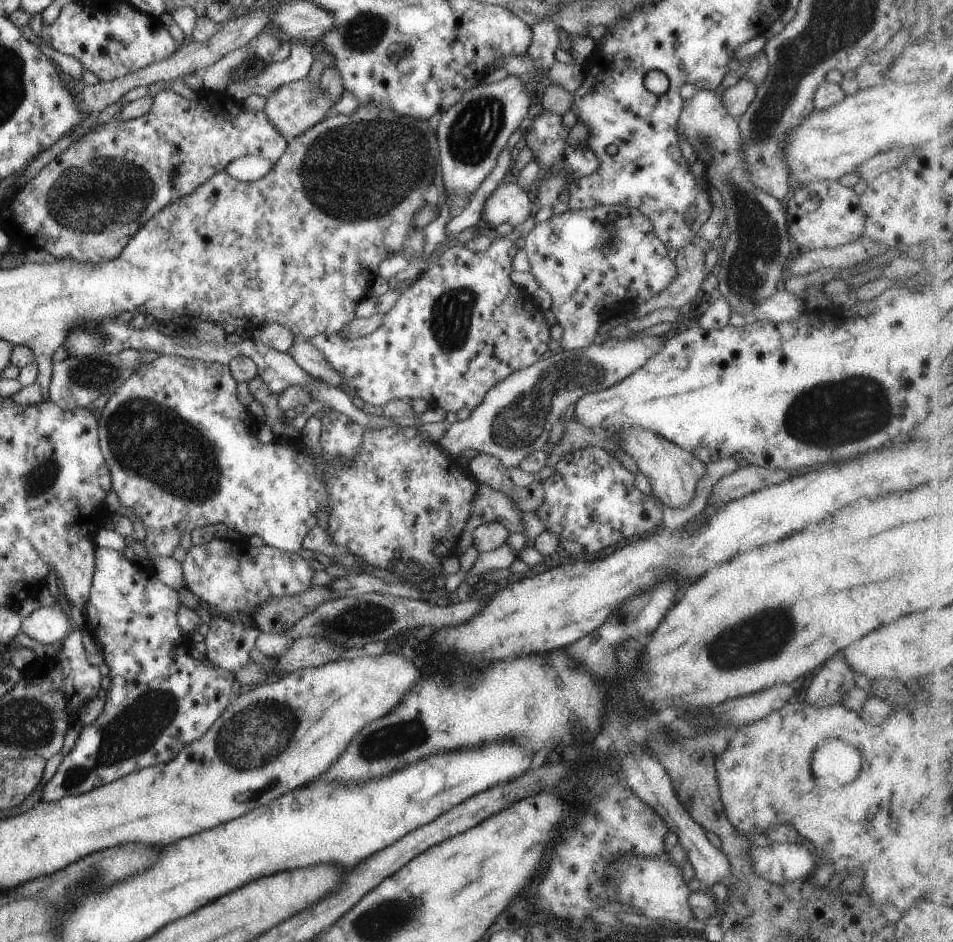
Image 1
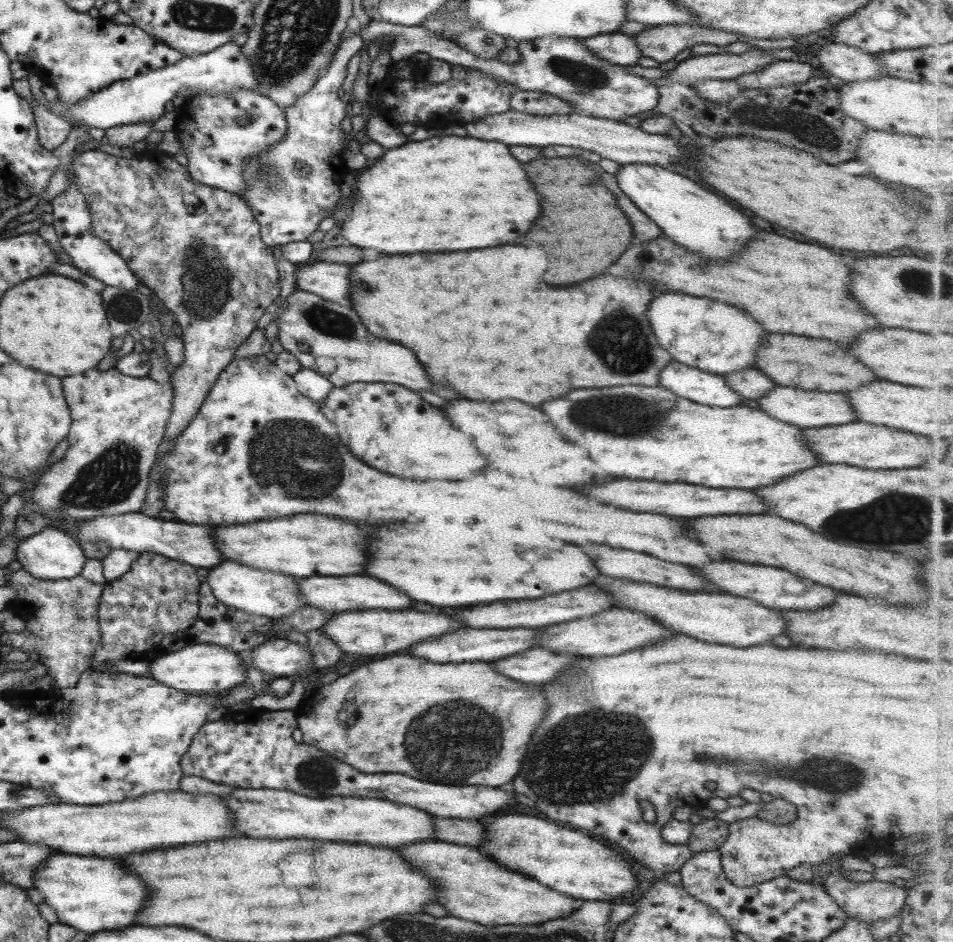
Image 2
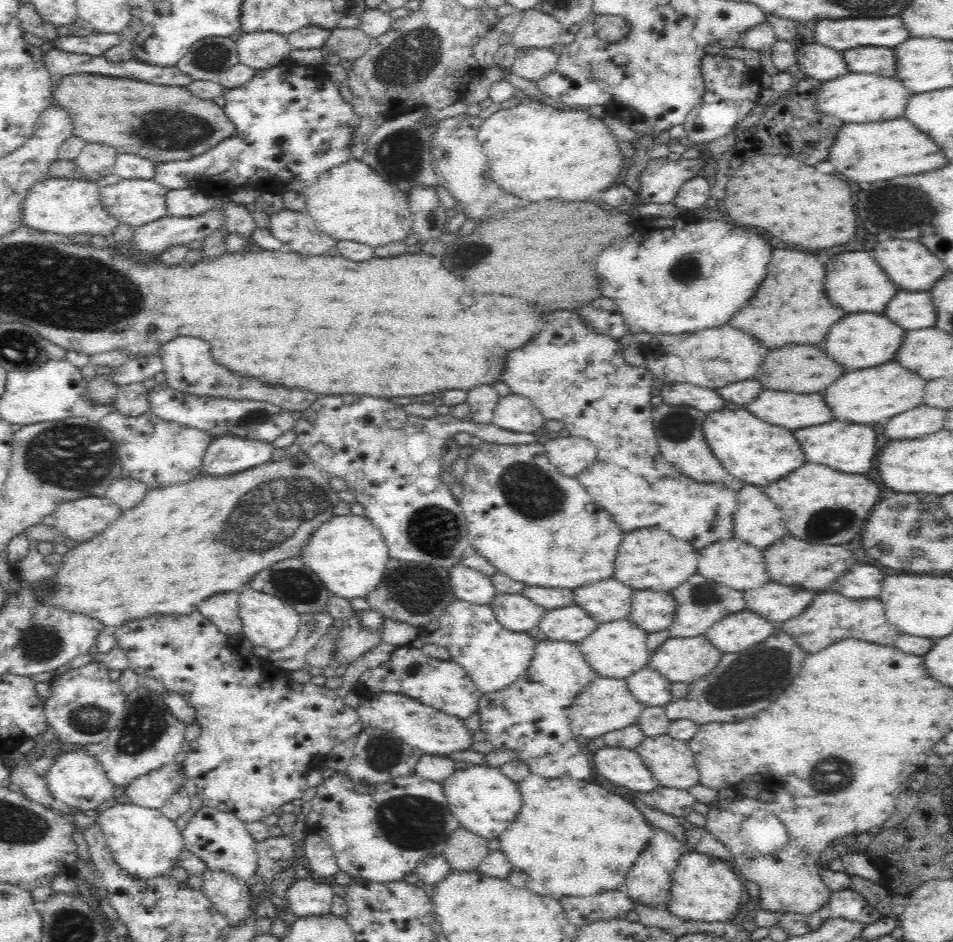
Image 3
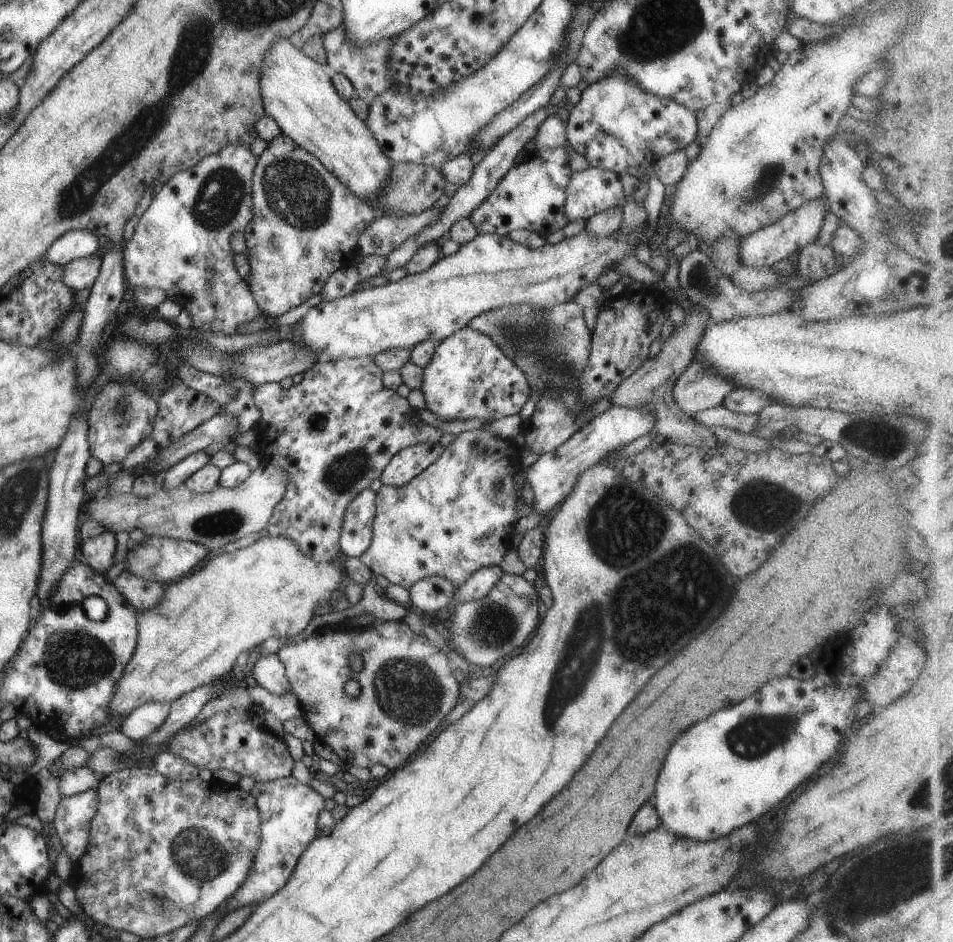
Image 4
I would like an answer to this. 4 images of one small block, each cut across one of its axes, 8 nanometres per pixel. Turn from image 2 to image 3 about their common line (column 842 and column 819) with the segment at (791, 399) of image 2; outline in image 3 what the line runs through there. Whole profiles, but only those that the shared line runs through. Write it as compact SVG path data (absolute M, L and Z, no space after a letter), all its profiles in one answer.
M764 390L754 402L746 406L748 412L766 420L768 424L782 428L806 428L832 420L830 408L820 394L794 394L794 392L770 392Z

